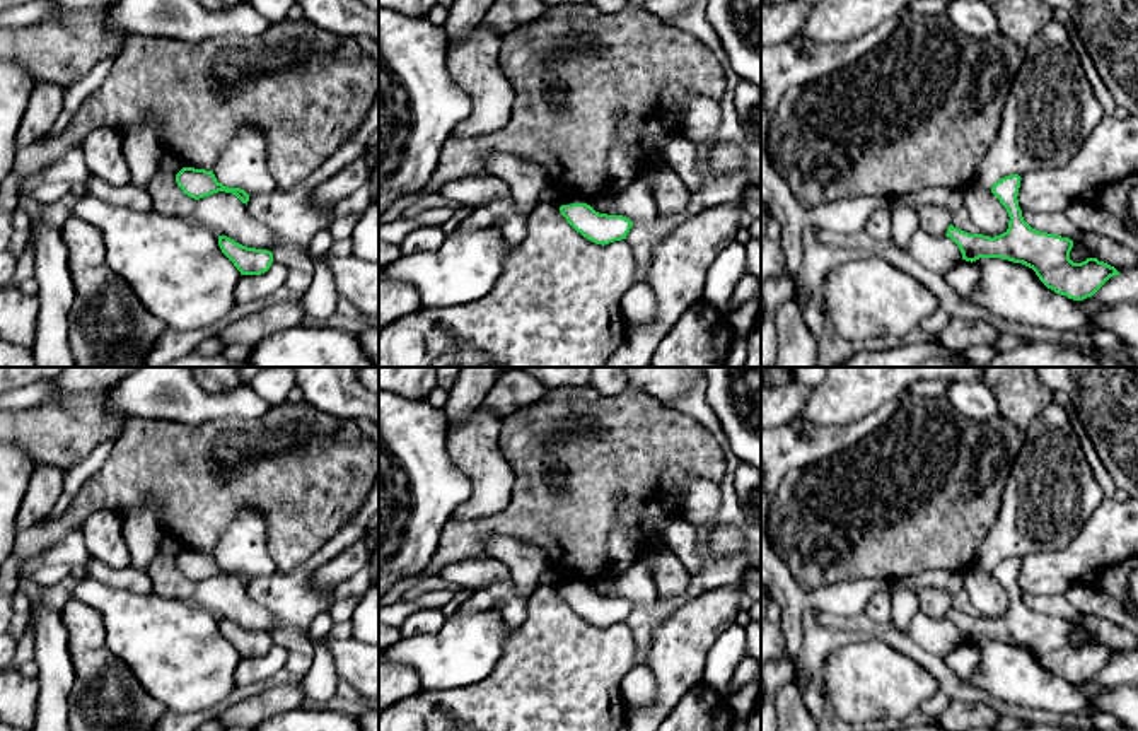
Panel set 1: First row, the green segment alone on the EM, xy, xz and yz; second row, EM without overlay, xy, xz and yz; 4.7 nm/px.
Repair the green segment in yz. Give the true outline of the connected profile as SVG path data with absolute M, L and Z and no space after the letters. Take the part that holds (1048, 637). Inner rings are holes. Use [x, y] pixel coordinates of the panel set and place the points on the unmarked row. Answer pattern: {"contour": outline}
{"contour": "M1010 557L991 569L991 576L1008 594L1008 611L995 620L964 615L952 606L947 611L961 632L962 642L1002 640L1022 646L1036 654L1039 663L1056 676L1073 683L1092 680L1111 659L1121 658L1114 649L1087 640L1082 646L1070 642L1073 623L1032 611L1019 589L1020 558Z"}

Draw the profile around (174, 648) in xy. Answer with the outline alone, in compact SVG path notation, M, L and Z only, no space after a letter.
M89 576L73 589L73 598L99 611L106 644L140 681L143 690L171 712L201 712L222 705L235 683L241 654L222 635L218 618L205 606L106 586Z

